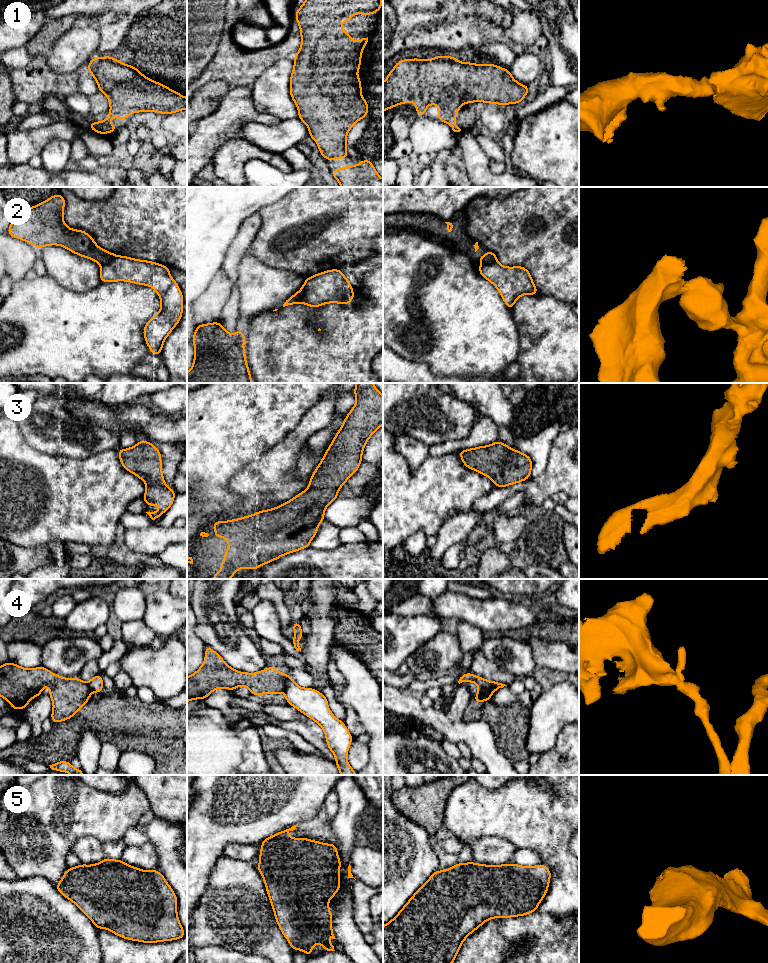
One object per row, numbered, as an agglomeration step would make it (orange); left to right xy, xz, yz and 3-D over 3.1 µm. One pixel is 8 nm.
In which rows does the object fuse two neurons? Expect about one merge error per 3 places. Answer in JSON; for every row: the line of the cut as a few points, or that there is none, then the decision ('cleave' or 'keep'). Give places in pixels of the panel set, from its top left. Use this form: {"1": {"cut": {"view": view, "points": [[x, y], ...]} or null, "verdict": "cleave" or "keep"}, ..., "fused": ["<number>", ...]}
{"1": {"cut": null, "verdict": "keep"}, "2": {"cut": {"view": "yz", "points": [[496, 260], [481, 262]]}, "verdict": "cleave"}, "3": {"cut": null, "verdict": "keep"}, "4": {"cut": {"view": "xz", "points": [[287, 674], [283, 691]]}, "verdict": "cleave"}, "5": {"cut": null, "verdict": "keep"}, "fused": ["2", "4"]}

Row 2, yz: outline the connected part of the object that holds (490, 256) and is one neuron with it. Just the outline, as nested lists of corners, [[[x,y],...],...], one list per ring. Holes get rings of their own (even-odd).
[[[486,250],[485,256],[479,256],[478,259],[479,261],[484,262],[484,263],[497,261],[497,257],[495,253],[489,250]]]

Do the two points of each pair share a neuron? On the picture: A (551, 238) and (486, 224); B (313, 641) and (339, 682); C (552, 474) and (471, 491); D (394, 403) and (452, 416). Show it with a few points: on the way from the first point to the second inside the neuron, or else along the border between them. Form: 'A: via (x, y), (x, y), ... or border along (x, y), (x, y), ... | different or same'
A: via (535, 235), (528, 235), (521, 229), (502, 226) | same
B: border along (329, 656), (327, 676) | different
C: border along (496, 487), (475, 500) | different
D: via (408, 403), (430, 416), (438, 416) | same

